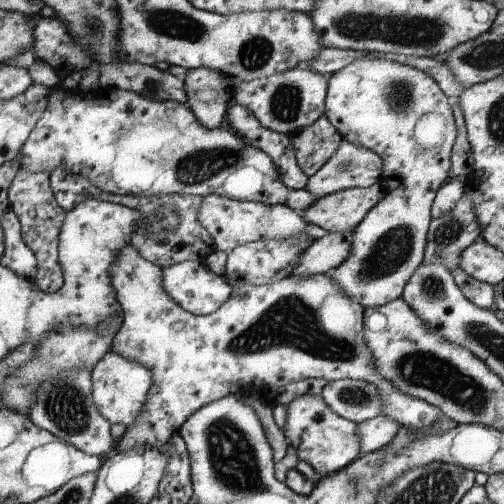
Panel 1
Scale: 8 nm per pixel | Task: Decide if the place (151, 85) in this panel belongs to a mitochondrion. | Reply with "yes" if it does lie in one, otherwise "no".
yes

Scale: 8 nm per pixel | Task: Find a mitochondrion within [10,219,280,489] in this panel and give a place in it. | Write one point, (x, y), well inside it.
(65, 407)

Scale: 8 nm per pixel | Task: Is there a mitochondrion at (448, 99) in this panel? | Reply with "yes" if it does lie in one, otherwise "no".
no

